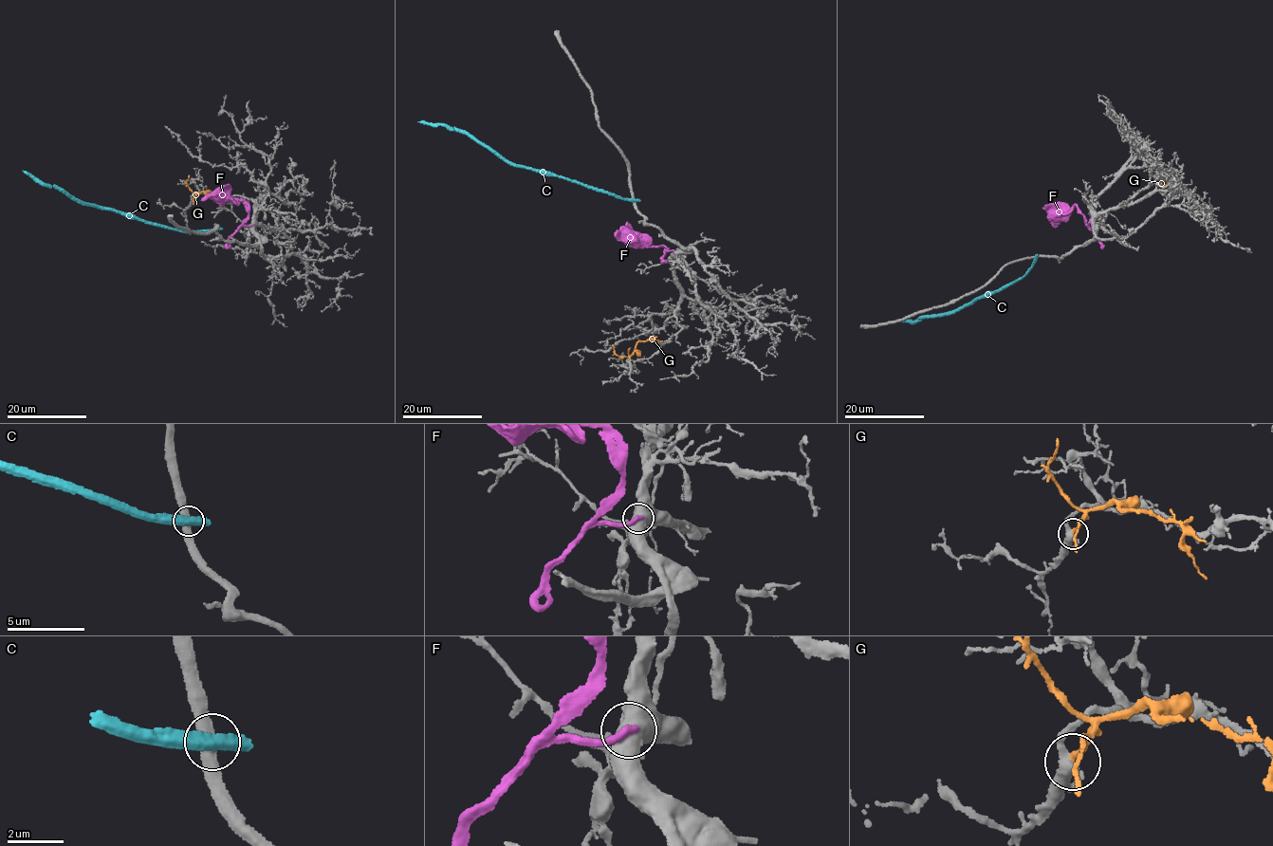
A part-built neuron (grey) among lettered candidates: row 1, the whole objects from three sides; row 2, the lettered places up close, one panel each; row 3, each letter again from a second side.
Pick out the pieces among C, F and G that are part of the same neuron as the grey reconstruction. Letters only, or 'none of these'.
F

